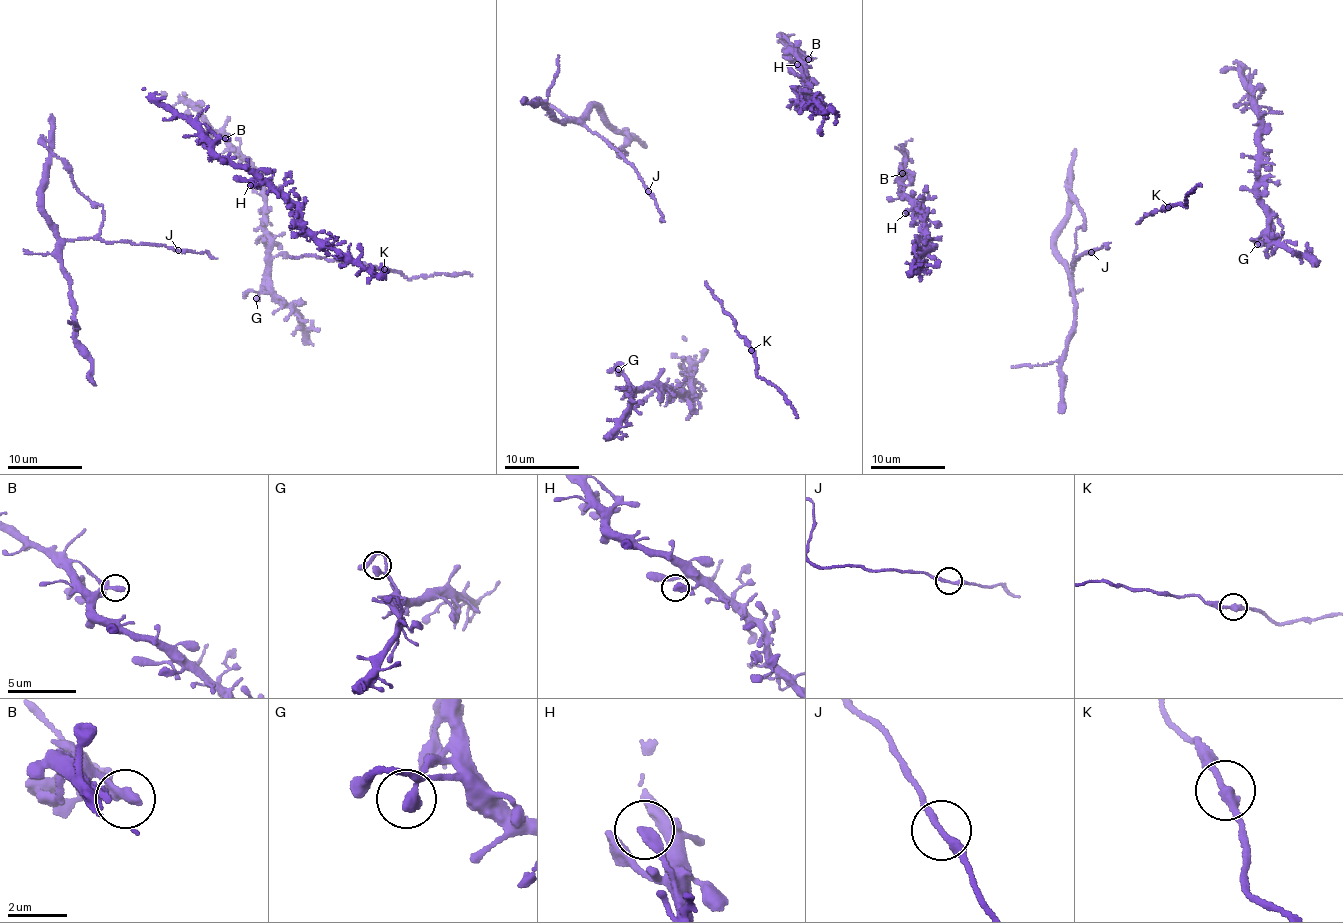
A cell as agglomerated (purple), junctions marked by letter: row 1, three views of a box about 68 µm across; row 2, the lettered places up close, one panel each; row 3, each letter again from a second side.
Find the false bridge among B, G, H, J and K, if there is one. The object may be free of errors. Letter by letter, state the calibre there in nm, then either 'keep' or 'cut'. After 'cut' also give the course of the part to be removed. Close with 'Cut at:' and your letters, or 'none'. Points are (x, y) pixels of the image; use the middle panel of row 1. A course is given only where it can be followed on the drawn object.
B: calibre 340 nm; keep
G: calibre 280 nm; keep
H: calibre 440 nm; keep
J: calibre 240 nm; keep
K: calibre 300 nm; keep
Cut at: none

